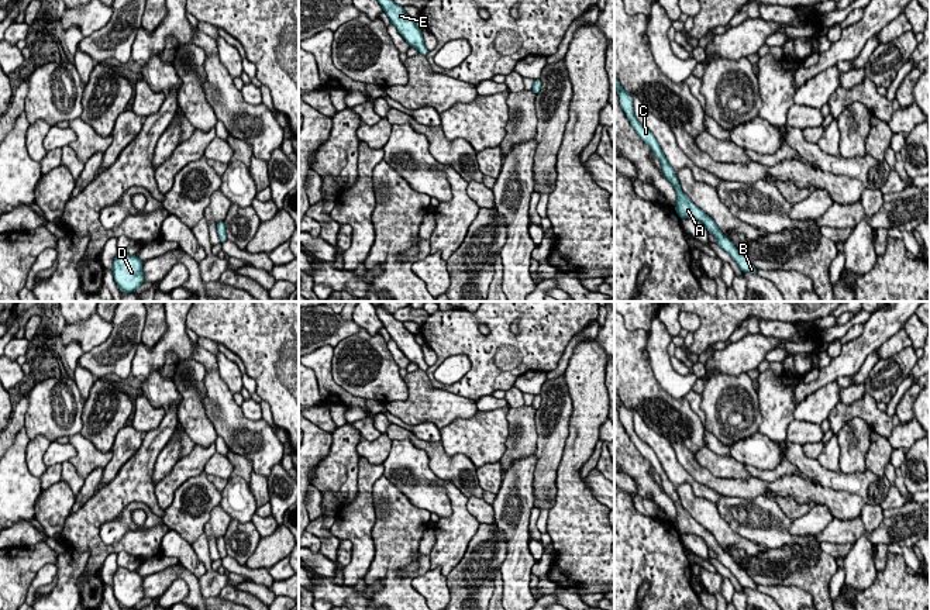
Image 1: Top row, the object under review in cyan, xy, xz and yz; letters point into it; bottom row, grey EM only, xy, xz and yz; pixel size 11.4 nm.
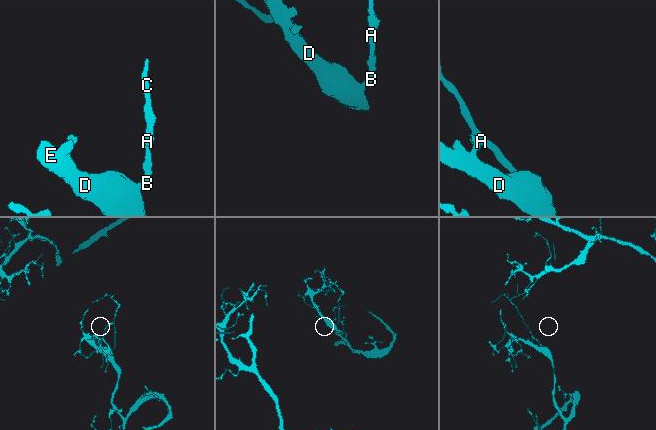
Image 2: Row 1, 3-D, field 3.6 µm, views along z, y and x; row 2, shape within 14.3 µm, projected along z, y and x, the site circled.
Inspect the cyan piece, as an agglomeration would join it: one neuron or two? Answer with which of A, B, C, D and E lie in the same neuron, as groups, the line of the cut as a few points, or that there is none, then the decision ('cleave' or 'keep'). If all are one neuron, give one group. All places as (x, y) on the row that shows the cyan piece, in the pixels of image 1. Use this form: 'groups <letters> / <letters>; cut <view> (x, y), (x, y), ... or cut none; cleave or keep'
groups A B C D E; cut none; keep

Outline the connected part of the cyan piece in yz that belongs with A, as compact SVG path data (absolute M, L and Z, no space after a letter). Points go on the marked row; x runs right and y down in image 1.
M614 77L614 86L617 87L619 97L620 97L620 106L623 111L626 113L630 124L638 134L638 137L651 147L652 152L661 162L662 173L665 179L668 179L675 192L676 192L676 207L675 211L681 218L695 218L702 221L707 231L712 232L716 238L716 244L723 248L738 265L741 272L748 272L748 273L757 273L758 270L755 266L747 259L745 255L743 255L737 247L733 245L730 238L724 237L723 232L719 230L717 224L712 217L709 217L703 210L696 207L693 201L682 192L678 176L675 175L672 166L666 161L662 149L659 148L658 141L655 139L654 134L644 125L638 123L638 120L634 116L634 107L633 107L633 97L628 94L620 82Z

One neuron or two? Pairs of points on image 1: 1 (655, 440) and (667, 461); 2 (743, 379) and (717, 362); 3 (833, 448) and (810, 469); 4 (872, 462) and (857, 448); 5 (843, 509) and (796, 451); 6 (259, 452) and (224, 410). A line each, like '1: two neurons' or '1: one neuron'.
1: one neuron
2: two neurons
3: two neurons
4: two neurons
5: two neurons
6: one neuron

